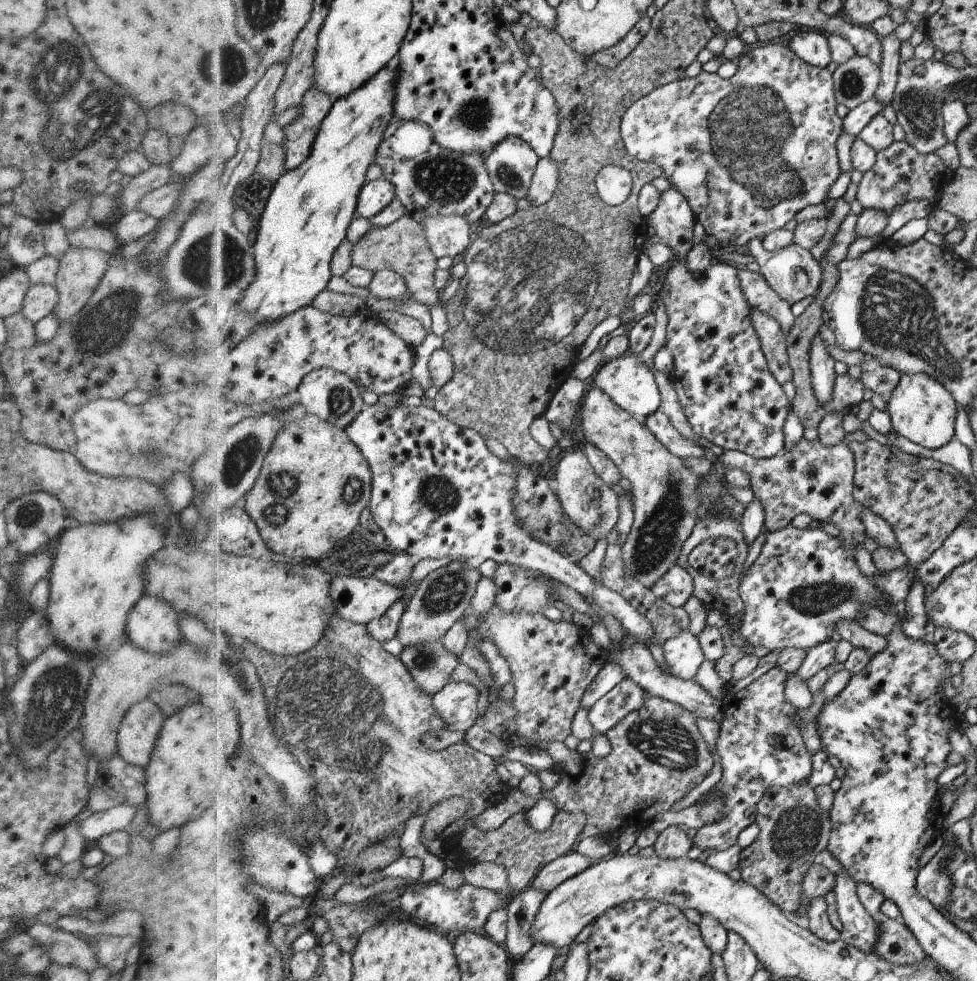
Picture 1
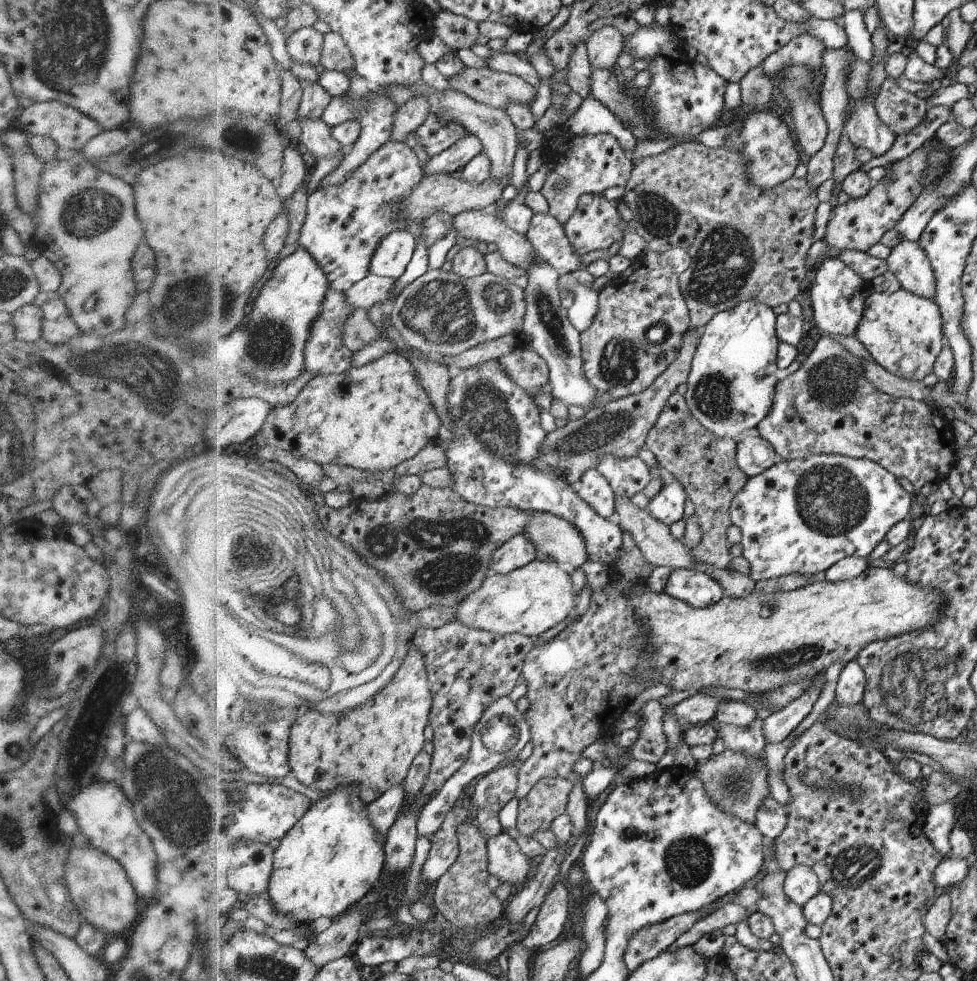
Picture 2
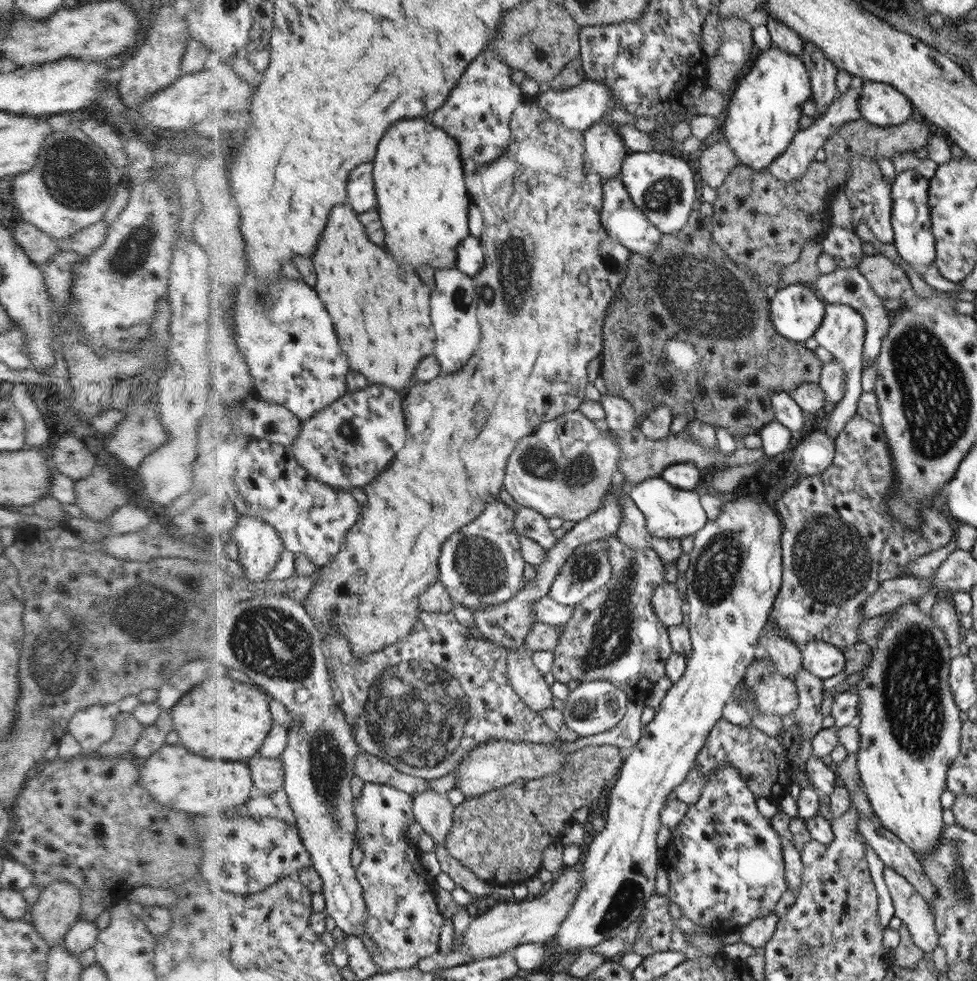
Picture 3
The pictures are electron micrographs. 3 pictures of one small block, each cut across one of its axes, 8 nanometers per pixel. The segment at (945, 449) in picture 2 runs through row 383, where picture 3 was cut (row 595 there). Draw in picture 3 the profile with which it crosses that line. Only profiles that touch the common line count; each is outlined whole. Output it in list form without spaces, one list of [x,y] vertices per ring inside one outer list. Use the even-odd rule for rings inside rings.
[[[858,414],[852,416],[844,430],[835,438],[835,458],[833,464],[830,464],[824,473],[815,475],[814,477],[798,477],[795,482],[795,486],[791,487],[776,504],[780,516],[783,516],[785,530],[781,534],[781,554],[783,556],[783,586],[779,592],[779,597],[775,601],[774,610],[771,612],[770,621],[774,625],[778,624],[778,627],[784,631],[784,635],[788,639],[792,639],[798,648],[802,650],[804,645],[810,641],[821,640],[828,644],[836,645],[836,648],[844,648],[849,644],[854,644],[858,641],[858,629],[859,624],[864,622],[866,616],[864,616],[863,608],[866,605],[866,601],[870,599],[877,591],[879,591],[880,583],[885,580],[890,580],[904,574],[904,569],[908,563],[915,561],[919,556],[930,553],[930,550],[936,550],[940,546],[944,546],[946,542],[952,540],[952,524],[948,520],[948,516],[942,514],[942,508],[944,506],[943,499],[938,502],[925,503],[920,510],[920,516],[923,524],[918,529],[908,529],[902,522],[896,521],[896,514],[890,510],[891,496],[895,496],[895,470],[894,461],[891,460],[891,445],[888,444],[887,432],[883,428],[882,424],[872,424],[872,421],[866,417],[862,417]]]

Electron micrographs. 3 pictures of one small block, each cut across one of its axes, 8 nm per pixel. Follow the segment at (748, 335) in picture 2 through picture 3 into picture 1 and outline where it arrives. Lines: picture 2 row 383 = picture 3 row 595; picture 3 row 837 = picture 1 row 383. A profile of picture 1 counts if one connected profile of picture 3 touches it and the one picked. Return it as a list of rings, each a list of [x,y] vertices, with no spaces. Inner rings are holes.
[[[622,355],[609,361],[605,360],[594,373],[590,384],[606,392],[612,402],[635,415],[641,423],[644,423],[660,406],[660,392],[658,392],[658,385],[654,382],[654,374],[644,366],[644,362],[638,360],[637,356]]]

